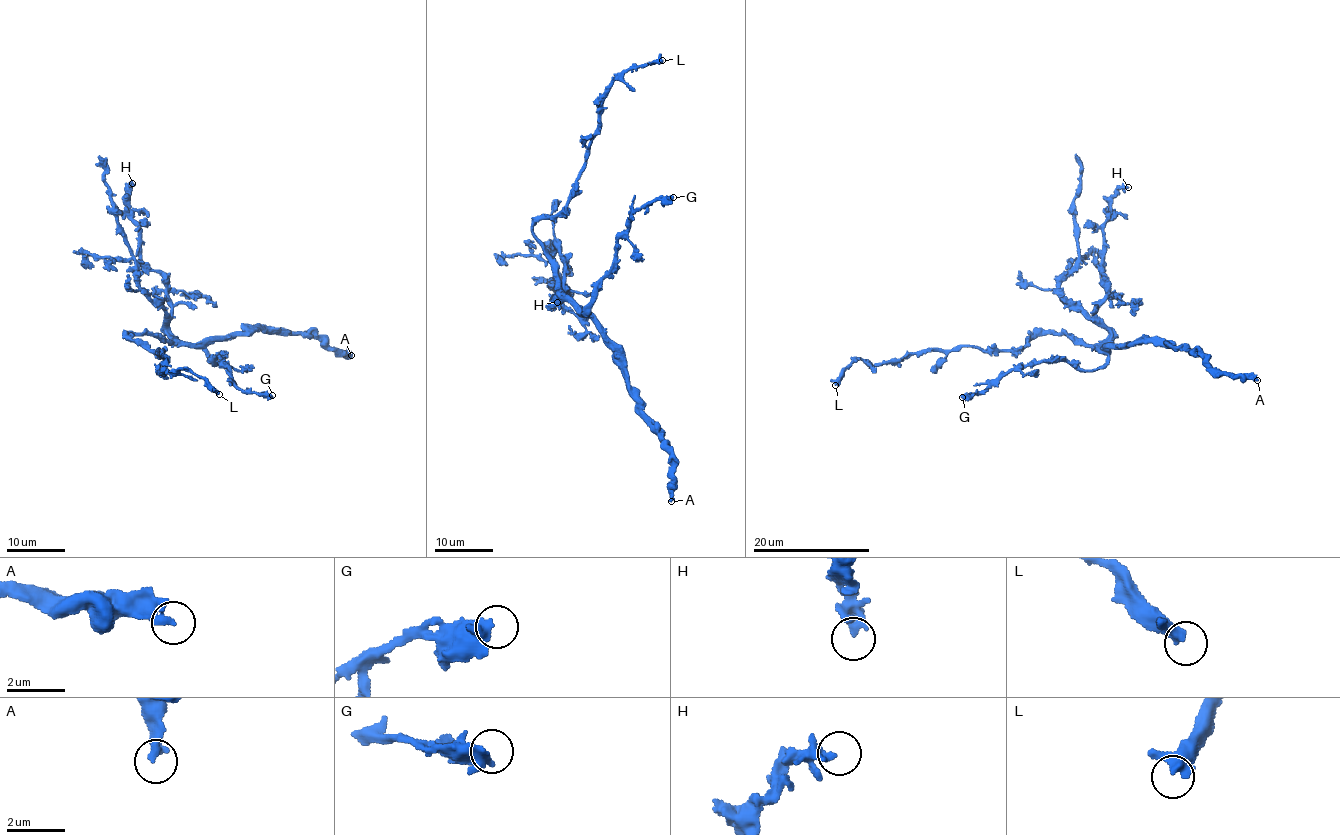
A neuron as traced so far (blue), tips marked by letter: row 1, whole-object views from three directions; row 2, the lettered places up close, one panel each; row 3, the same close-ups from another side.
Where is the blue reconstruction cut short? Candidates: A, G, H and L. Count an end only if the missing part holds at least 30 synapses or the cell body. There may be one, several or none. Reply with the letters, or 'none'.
none

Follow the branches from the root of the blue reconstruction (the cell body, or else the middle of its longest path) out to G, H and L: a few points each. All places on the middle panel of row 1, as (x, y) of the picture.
G: (544, 254), (560, 290), (583, 313), (594, 286), (612, 267), (616, 241), (634, 212), (656, 200), (673, 197)
H: (544, 254), (556, 281), (551, 302), (568, 289), (565, 297), (551, 285), (559, 283), (553, 286), (557, 302)
L: (544, 254), (532, 226), (541, 218), (553, 219), (565, 207), (584, 166), (606, 89), (628, 70), (662, 60)

